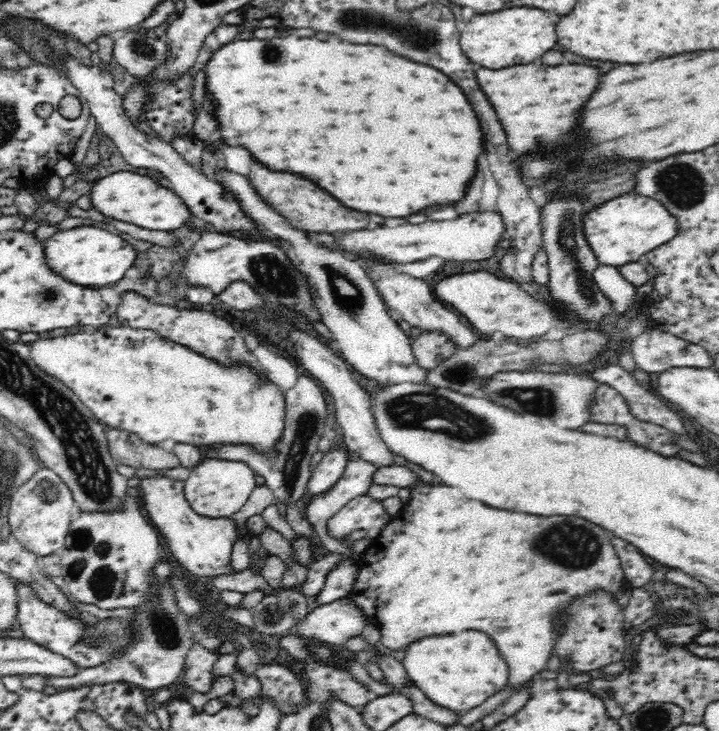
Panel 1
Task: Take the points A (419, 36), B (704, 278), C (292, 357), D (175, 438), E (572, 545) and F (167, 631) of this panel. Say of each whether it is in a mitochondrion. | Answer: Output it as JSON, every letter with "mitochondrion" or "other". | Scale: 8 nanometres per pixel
{"A":"mitochondrion","B":"other","C":"other","D":"other","E":"mitochondrion","F":"mitochondrion"}

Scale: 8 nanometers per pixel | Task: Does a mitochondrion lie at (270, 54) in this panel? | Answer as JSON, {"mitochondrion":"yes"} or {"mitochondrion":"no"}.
{"mitochondrion":"yes"}

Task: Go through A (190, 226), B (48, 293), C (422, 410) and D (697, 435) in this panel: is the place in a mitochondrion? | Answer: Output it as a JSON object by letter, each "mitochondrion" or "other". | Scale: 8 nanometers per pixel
{"A":"other","B":"mitochondrion","C":"mitochondrion","D":"other"}

